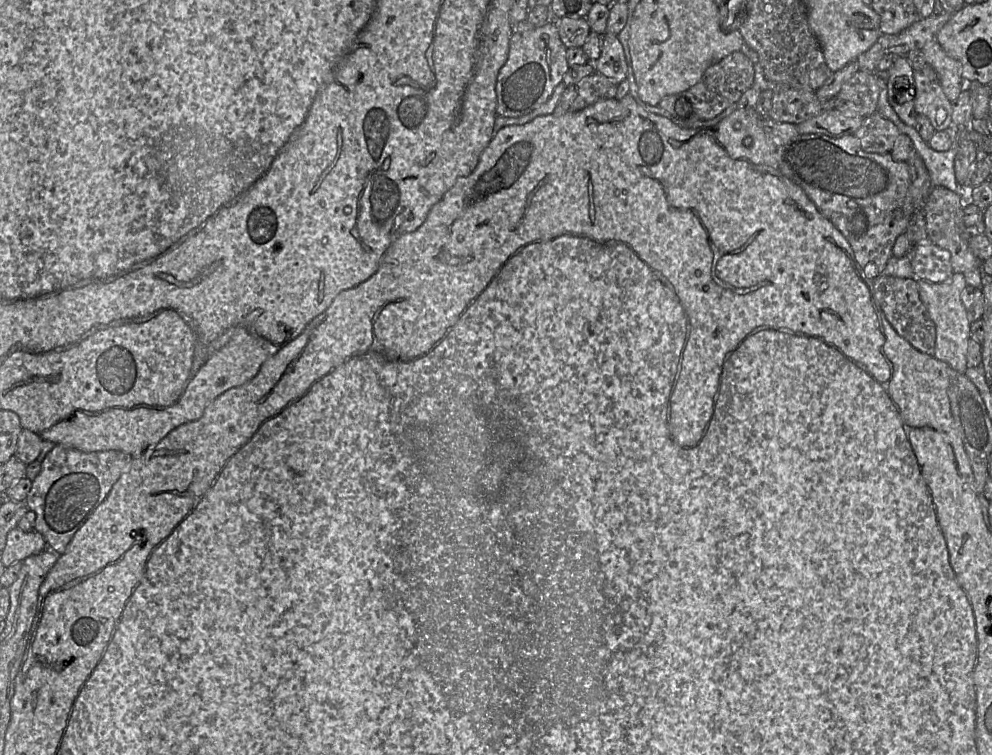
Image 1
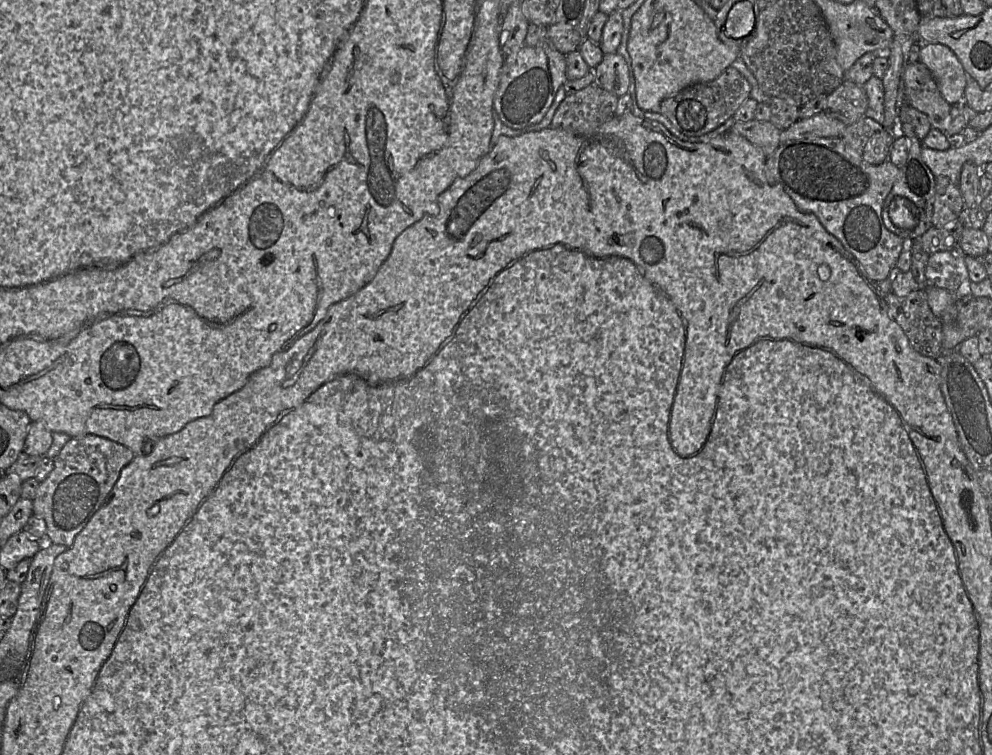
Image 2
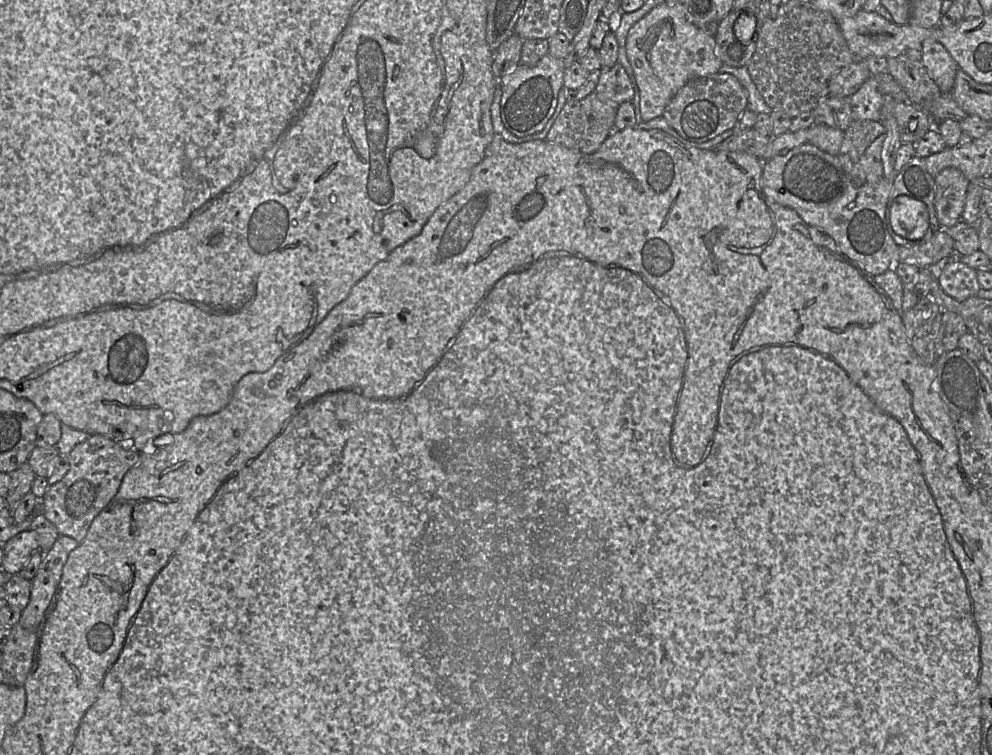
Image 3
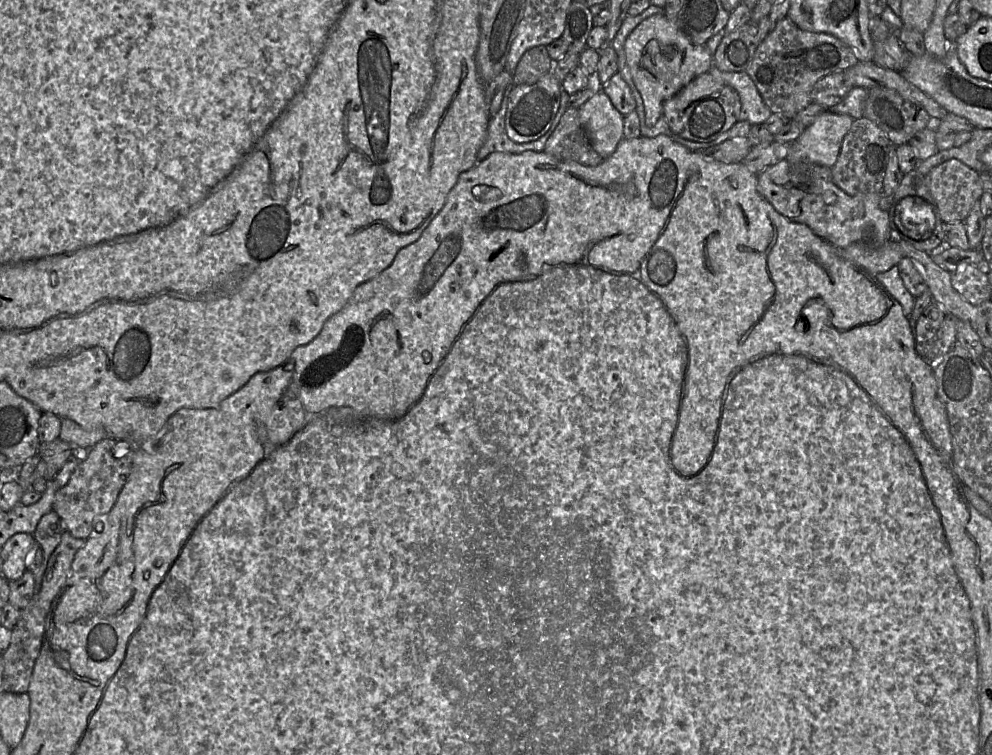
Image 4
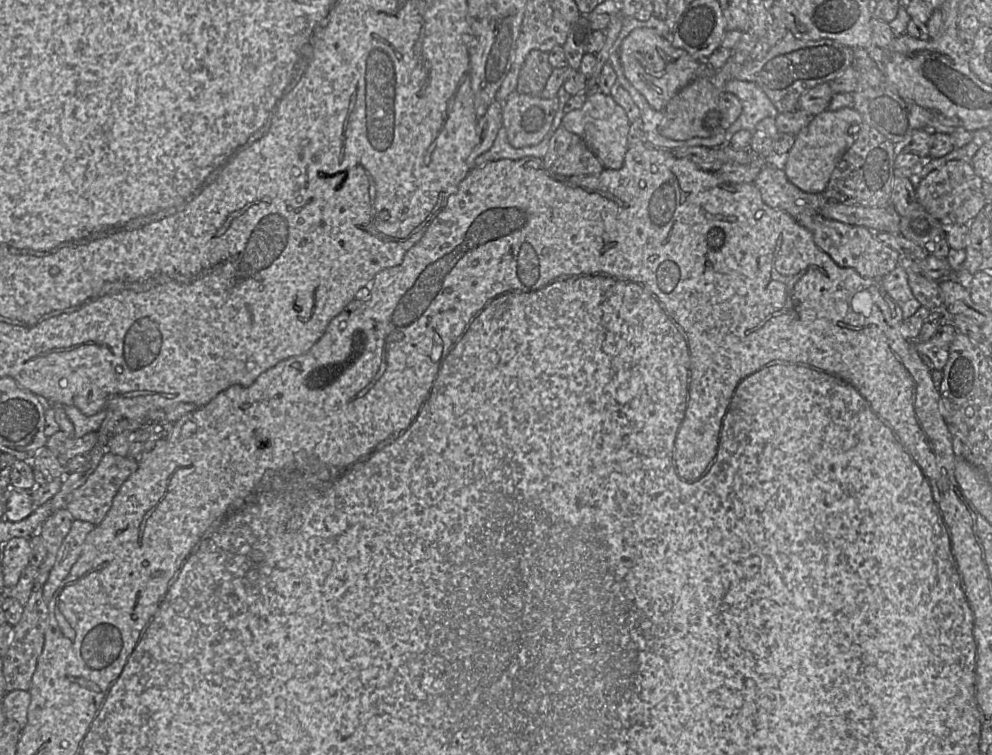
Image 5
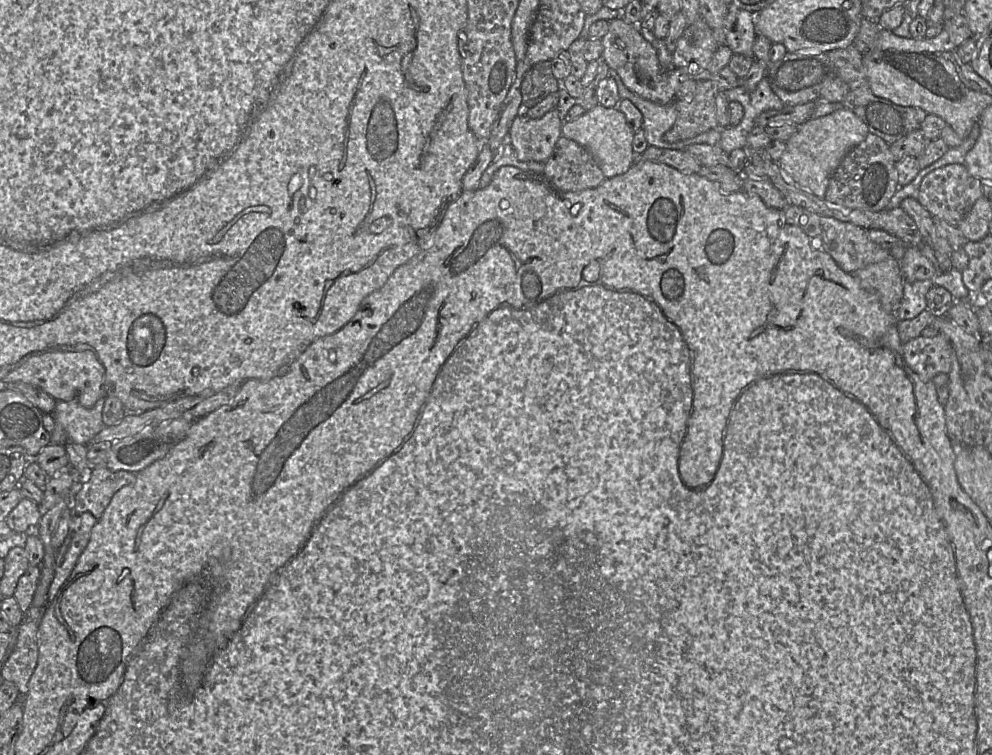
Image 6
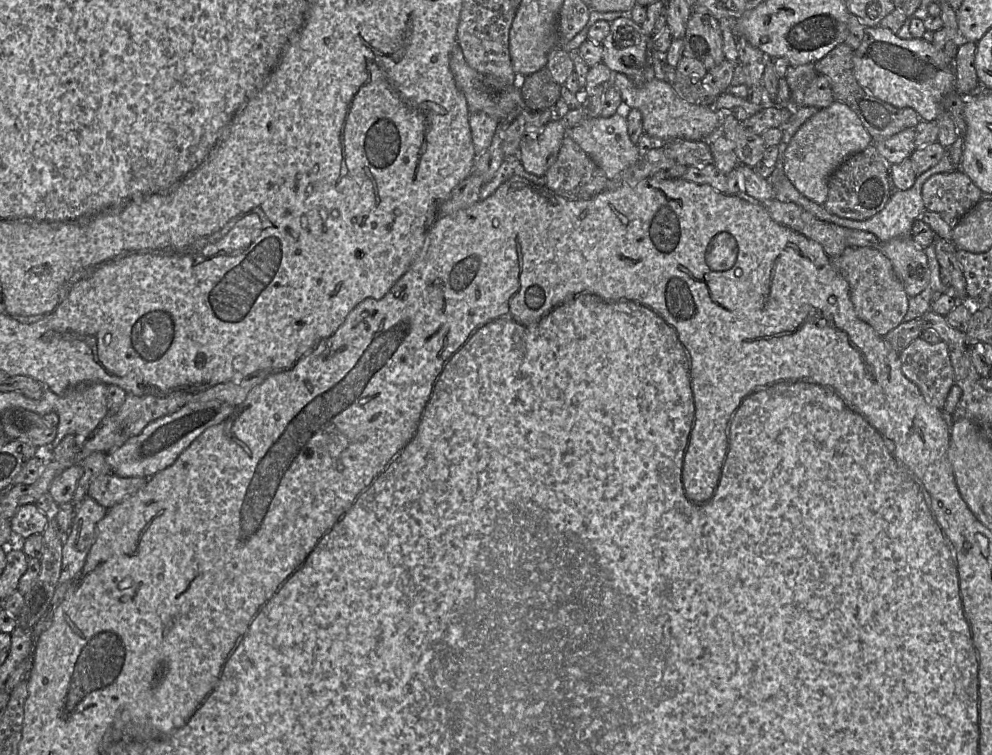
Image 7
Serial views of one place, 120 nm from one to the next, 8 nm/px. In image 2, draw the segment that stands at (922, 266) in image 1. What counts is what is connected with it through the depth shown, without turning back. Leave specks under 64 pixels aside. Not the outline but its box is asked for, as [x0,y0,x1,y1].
[925,251,971,297]

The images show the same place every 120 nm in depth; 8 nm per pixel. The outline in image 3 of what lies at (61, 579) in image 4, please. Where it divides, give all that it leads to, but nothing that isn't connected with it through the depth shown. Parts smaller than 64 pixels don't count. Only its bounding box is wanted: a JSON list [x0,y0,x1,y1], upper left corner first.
[18,535,78,630]

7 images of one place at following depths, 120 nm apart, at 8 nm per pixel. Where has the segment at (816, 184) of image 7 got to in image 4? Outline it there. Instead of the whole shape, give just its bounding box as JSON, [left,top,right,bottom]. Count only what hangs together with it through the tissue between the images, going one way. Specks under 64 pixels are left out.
[785,111,854,167]

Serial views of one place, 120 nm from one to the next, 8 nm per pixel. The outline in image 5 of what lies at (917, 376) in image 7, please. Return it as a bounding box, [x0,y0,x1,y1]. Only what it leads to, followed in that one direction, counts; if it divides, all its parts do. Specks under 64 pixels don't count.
[914,322,956,371]

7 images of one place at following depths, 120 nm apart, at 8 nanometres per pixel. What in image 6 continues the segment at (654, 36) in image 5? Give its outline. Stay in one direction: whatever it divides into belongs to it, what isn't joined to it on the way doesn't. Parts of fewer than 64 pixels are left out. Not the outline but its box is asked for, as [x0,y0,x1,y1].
[601,18,675,104]

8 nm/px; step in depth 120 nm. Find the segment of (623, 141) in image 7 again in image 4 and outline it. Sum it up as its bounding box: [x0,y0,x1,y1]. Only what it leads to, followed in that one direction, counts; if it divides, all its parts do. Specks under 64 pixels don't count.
[579,91,624,159]

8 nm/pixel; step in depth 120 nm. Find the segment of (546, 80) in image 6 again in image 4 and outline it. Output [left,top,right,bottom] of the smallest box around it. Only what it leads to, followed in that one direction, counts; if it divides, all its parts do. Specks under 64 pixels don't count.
[513,45,554,85]

